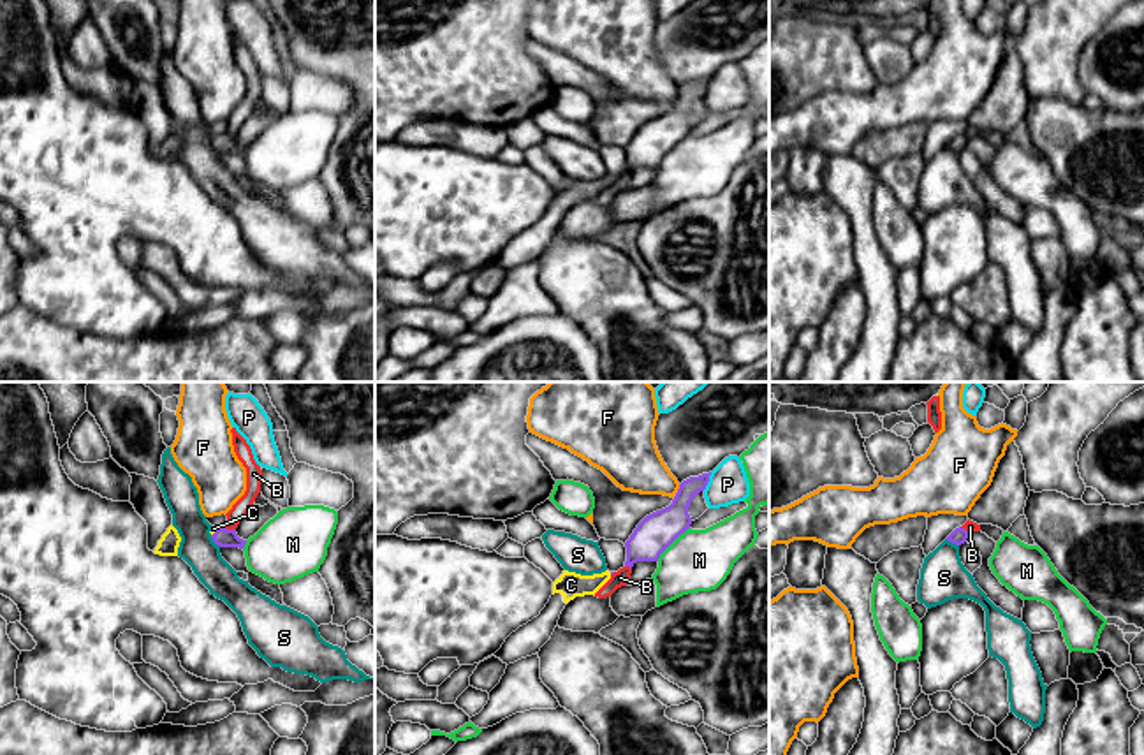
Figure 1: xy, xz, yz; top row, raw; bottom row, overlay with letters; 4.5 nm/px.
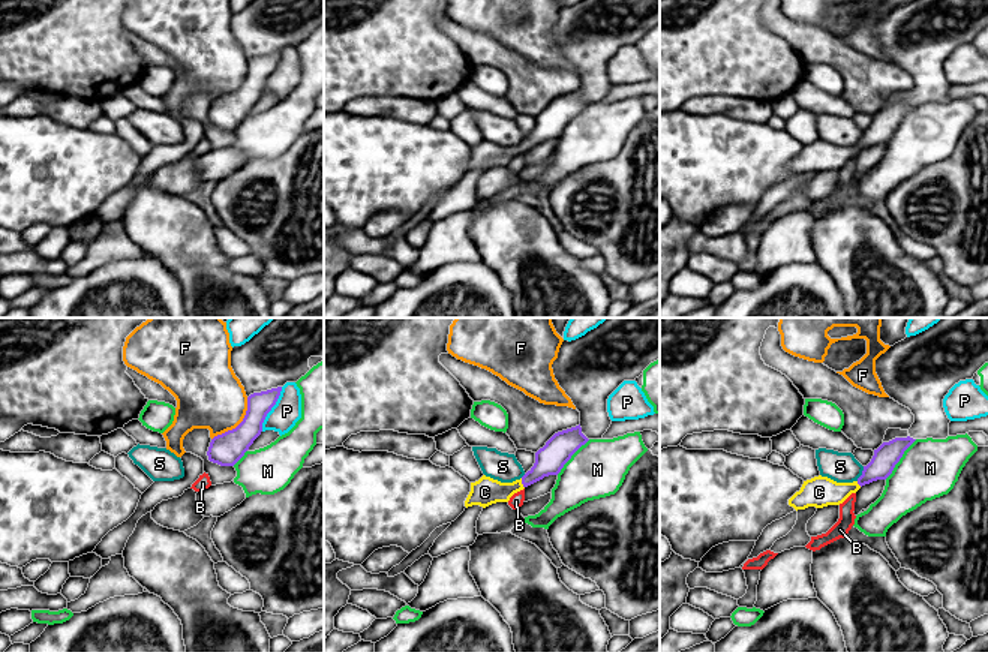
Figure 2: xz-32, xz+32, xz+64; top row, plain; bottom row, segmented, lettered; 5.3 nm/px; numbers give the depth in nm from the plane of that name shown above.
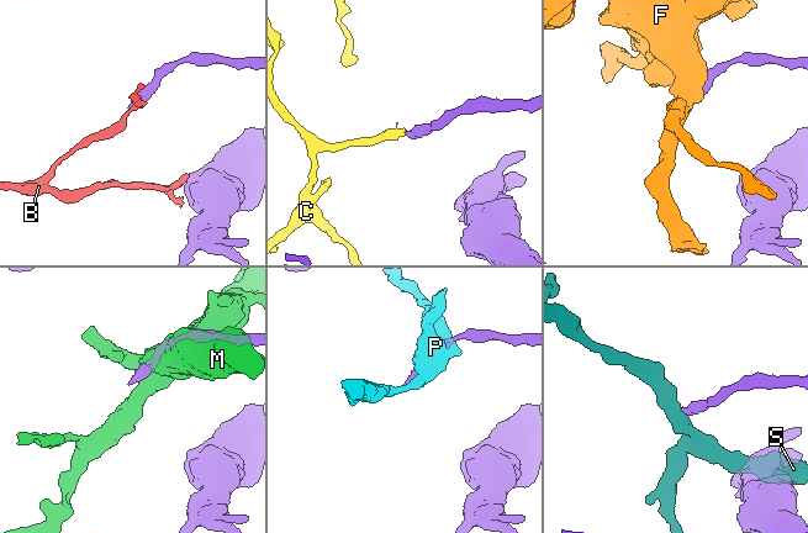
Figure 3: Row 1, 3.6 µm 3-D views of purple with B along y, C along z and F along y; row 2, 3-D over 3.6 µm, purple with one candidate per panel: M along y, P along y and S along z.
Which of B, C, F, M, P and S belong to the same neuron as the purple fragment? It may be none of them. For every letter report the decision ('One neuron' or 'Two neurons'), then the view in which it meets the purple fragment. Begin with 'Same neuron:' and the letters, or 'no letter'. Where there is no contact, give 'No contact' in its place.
Same neuron: C
B: Two neurons. Touches purple in xy
C: One neuron. Touches purple in xy
F: Two neurons. Touches purple in xz
M: Two neurons. Touches purple in xz
P: Two neurons. Touches purple in xz
S: Two neurons. Touches purple in xy

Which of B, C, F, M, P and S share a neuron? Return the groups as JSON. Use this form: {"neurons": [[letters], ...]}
{"neurons": [["B"], ["C"], ["F"], ["M"], ["P"], ["S"]]}

